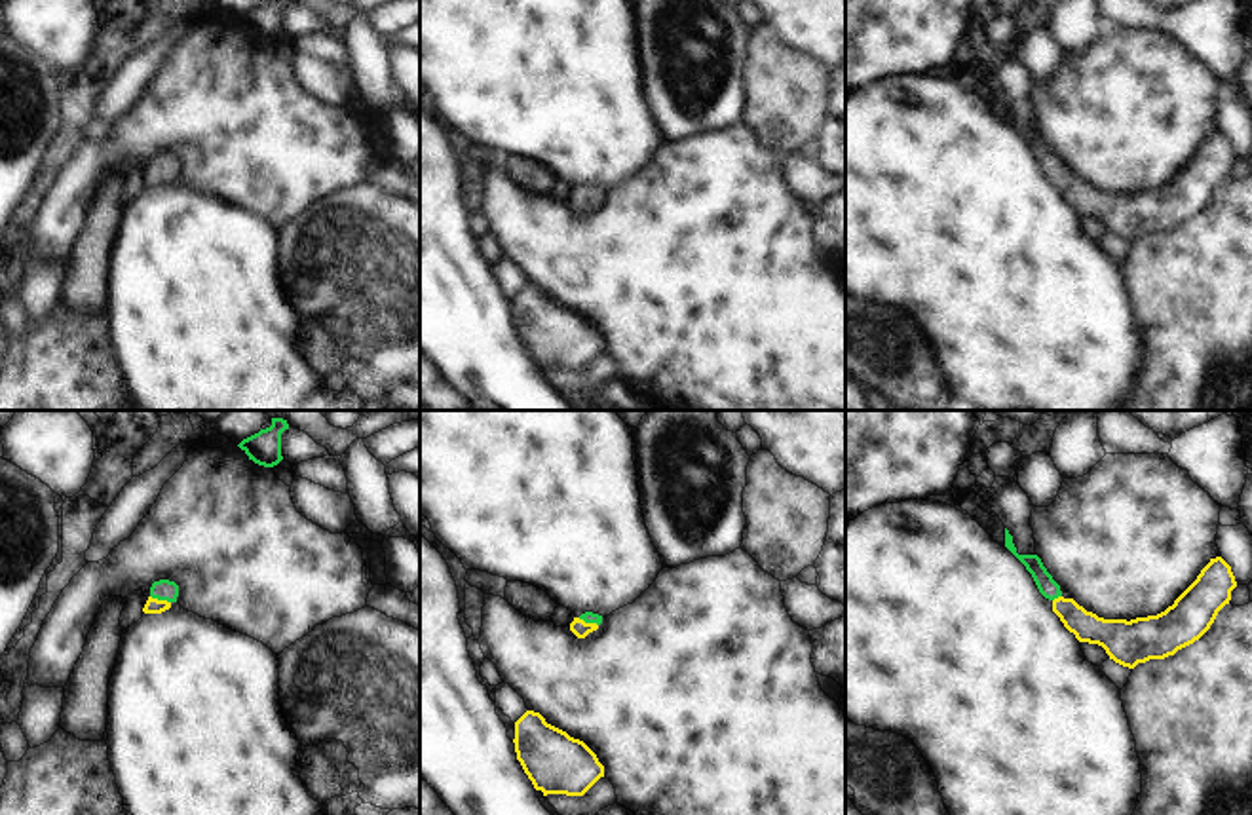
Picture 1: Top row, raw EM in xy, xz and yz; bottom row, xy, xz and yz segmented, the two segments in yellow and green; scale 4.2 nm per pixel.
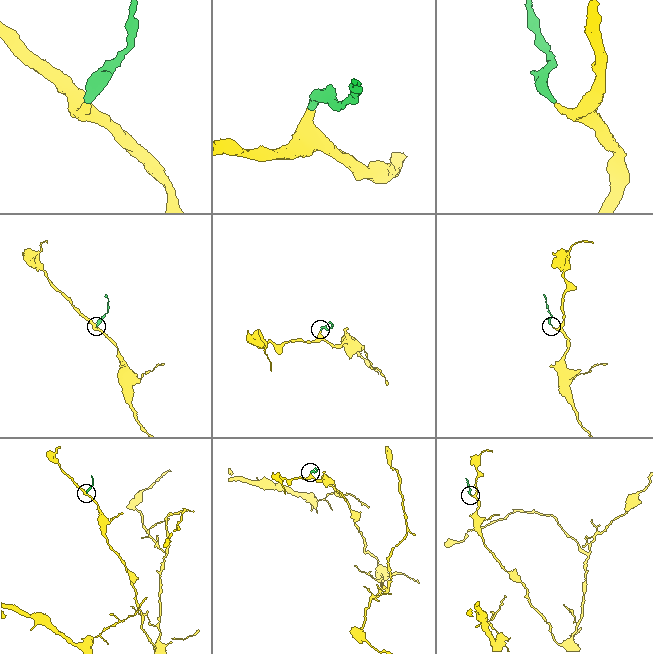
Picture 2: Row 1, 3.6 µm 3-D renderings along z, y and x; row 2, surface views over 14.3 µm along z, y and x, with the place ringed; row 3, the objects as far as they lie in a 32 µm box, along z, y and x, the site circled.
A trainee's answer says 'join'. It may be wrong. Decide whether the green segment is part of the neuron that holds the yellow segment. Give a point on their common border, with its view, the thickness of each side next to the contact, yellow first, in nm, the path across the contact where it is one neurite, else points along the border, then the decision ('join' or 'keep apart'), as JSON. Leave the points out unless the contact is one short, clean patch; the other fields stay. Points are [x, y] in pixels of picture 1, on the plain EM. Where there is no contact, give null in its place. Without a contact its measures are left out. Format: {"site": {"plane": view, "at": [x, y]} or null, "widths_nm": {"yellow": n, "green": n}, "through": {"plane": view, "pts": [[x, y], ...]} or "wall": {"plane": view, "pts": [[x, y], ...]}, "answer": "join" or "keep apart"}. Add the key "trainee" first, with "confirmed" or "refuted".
{"trainee": "confirmed", "site": {"plane": "xy", "at": [160, 175]}, "widths_nm": {"yellow": 60, "green": 90}, "through": {"plane": "xy", "pts": [[152, 179], [160, 175], [164, 164]]}, "answer": "join"}

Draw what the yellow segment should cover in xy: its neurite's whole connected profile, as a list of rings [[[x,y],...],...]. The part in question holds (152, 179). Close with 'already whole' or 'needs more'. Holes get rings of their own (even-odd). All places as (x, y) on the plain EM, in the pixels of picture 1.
[[[169,154],[154,156],[150,161],[150,171],[142,182],[144,188],[161,188],[177,177],[179,160]]]; needs more

